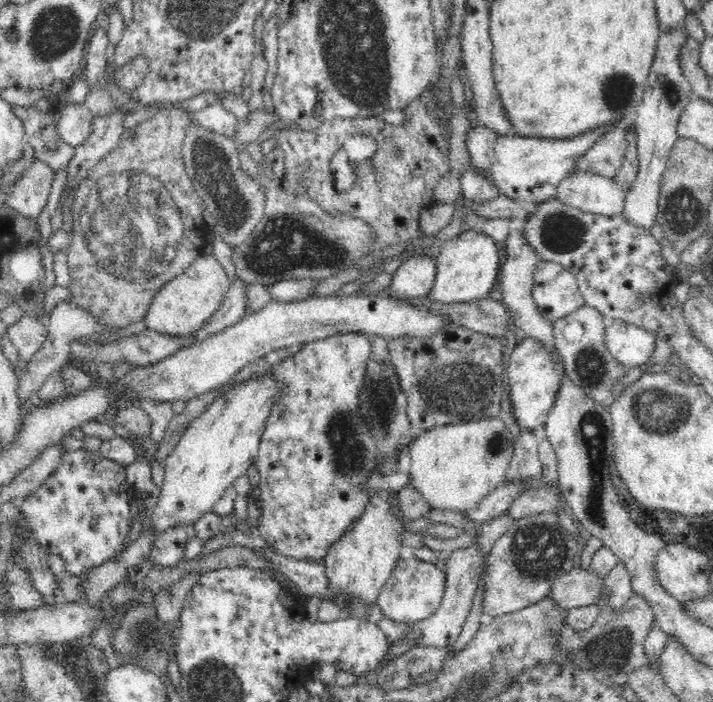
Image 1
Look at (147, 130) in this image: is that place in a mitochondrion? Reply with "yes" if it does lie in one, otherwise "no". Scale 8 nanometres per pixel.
no

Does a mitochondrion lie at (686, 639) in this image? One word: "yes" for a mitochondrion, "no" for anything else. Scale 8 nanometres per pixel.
no

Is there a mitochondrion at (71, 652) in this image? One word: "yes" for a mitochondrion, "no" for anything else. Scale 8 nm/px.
no

